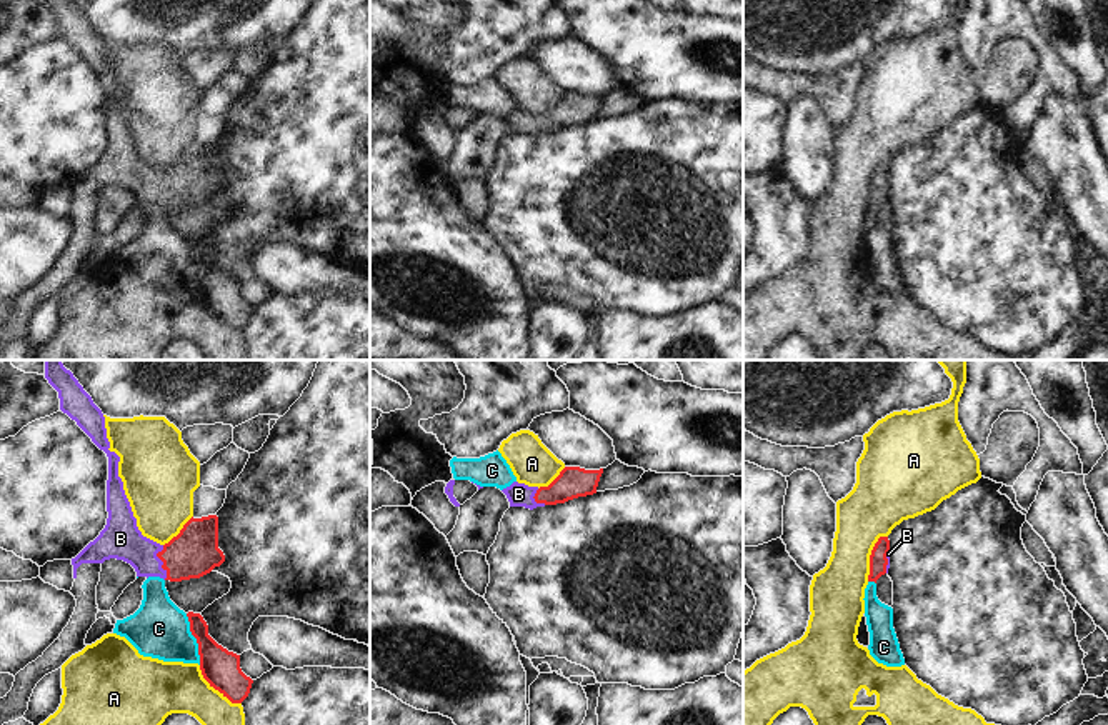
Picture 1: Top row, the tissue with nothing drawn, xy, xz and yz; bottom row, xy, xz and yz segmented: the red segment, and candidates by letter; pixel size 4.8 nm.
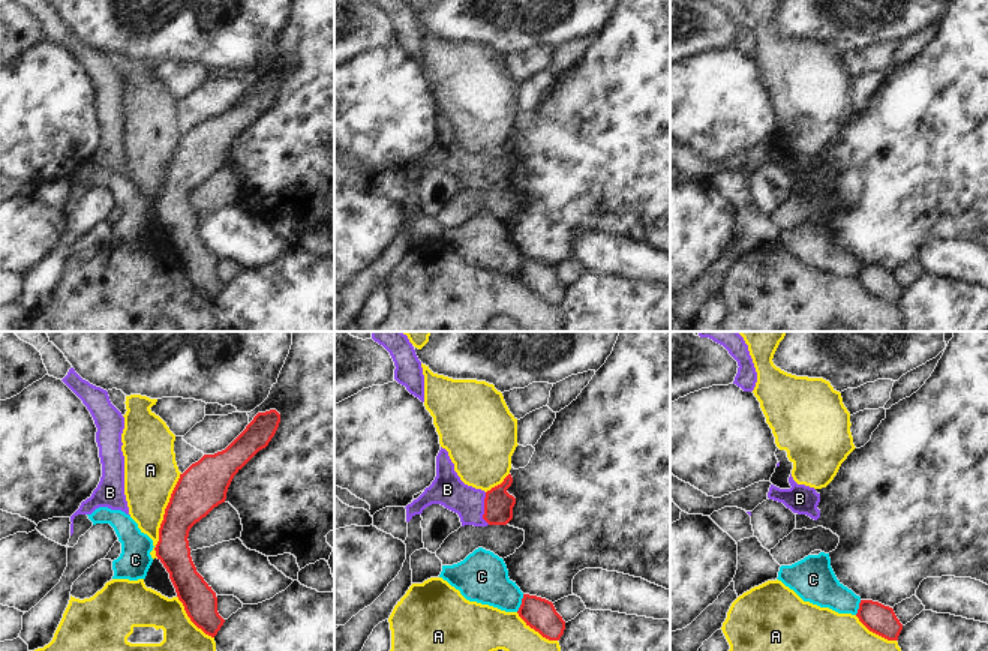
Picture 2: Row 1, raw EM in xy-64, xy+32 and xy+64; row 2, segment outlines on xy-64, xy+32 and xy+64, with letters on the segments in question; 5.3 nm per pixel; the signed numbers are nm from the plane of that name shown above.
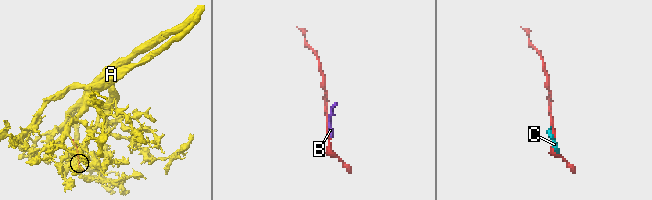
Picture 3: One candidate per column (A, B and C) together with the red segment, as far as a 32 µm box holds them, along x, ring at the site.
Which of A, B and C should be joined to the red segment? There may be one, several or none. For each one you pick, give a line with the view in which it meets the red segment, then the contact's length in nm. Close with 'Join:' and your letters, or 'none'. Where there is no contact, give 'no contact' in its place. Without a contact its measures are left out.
B: xy | 170 nm
Join: B

